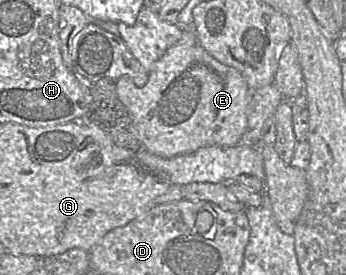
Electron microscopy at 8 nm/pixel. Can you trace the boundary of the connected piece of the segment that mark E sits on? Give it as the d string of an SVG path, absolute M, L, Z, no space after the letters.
M183 28L181 39L153 64L148 71L148 81L145 86L137 87L130 76L122 76L116 80L116 92L118 99L130 114L129 131L141 142L143 149L162 158L172 158L178 155L190 154L204 146L232 147L239 140L247 128L247 106L251 96L249 88L243 75L235 68L224 65L211 56L199 43L193 28Z

